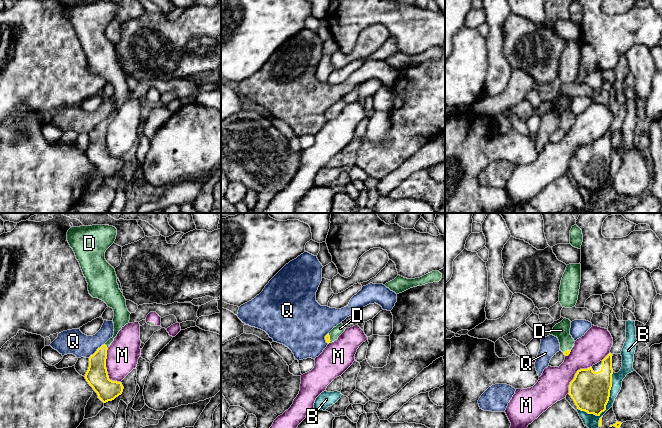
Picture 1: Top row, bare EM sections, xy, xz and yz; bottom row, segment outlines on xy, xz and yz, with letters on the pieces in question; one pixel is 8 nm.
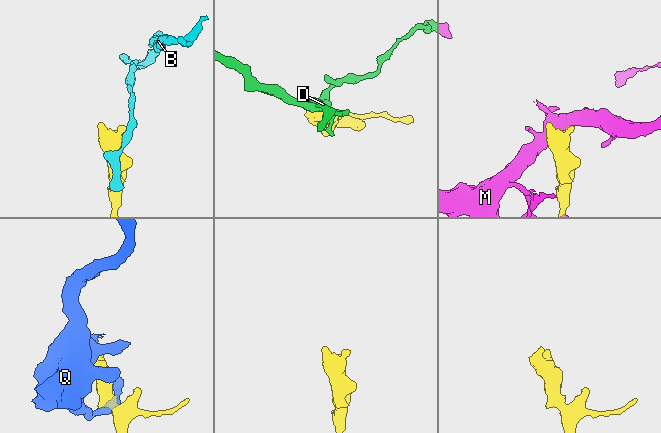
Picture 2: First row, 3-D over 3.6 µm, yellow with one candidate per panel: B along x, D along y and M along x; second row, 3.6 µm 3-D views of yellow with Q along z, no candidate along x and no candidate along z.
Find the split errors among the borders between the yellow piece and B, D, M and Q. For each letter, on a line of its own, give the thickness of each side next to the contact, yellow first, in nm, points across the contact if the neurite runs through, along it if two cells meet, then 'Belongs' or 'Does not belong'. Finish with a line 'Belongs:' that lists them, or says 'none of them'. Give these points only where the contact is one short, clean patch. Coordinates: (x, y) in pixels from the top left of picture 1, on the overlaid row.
B: Thickness 320 nm (yellow) against 110 nm. Does not belong
D: Thickness 170 nm (yellow) against 120 nm. Path across: xy (96, 375), (98, 358), (106, 346), (114, 336), (120, 319). Belongs
M: Thickness 180 nm (yellow) against 260 nm. Does not belong
Q: Thickness 180 nm (yellow) against 190 nm. Does not belong
Belongs: D

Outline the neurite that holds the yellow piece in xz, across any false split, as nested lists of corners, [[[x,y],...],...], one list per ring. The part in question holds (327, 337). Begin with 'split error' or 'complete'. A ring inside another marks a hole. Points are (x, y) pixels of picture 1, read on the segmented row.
split error; [[[342,322],[340,324],[338,324],[336,327],[334,327],[326,336],[325,336],[325,340],[326,342],[332,343],[335,340],[338,339],[338,337],[345,331],[345,326],[342,324]]]

